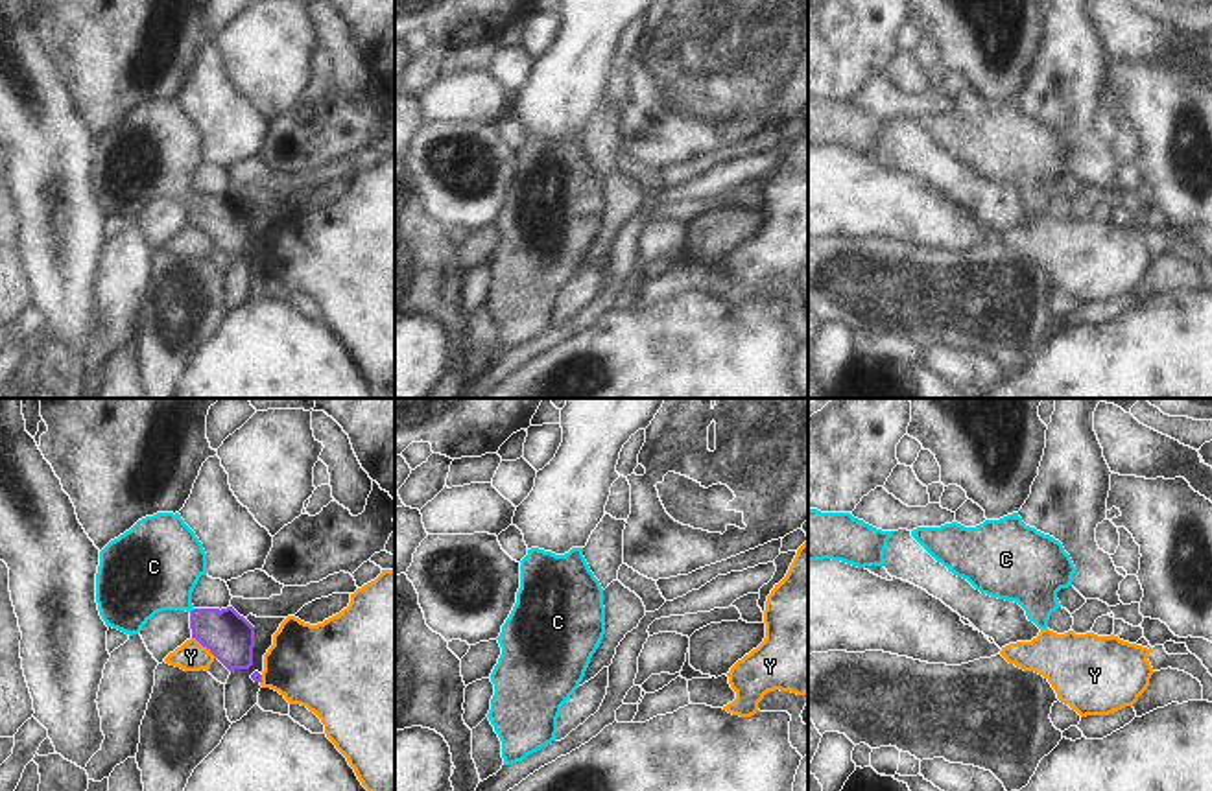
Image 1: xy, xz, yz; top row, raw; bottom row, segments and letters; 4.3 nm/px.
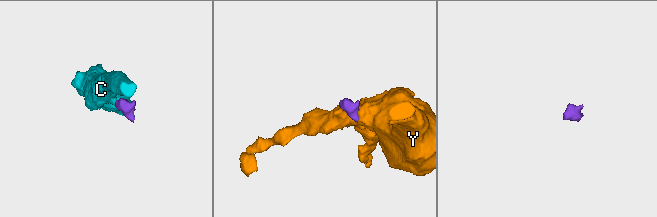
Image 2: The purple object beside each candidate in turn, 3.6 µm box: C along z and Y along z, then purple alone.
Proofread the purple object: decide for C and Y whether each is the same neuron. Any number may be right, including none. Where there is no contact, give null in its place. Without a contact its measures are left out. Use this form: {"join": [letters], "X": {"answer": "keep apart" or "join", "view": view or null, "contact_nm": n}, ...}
{"join": ["C"], "C": {"answer": "join", "view": "xy", "contact_nm": 30}, "Y": {"answer": "keep apart", "view": "xy", "contact_nm": 140}}

